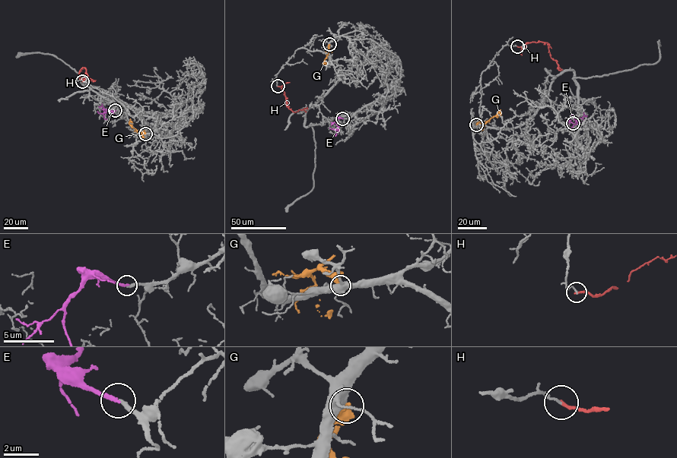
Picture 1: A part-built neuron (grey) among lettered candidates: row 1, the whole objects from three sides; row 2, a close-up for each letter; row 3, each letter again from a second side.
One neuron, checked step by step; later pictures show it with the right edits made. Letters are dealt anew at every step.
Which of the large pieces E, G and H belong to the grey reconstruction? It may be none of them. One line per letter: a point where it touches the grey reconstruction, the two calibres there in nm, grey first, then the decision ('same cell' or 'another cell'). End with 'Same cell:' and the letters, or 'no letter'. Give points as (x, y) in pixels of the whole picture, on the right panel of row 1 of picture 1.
E: meets grey at (573, 123); 240 nm thick on the grey side, 240 nm on the other; same cell
G: meets grey at (476, 124); 480 nm thick on the grey side, 420 nm on the other; another cell
H: meets grey at (517, 46); 130 nm thick on the grey side, 160 nm on the other; another cell
Same cell: E

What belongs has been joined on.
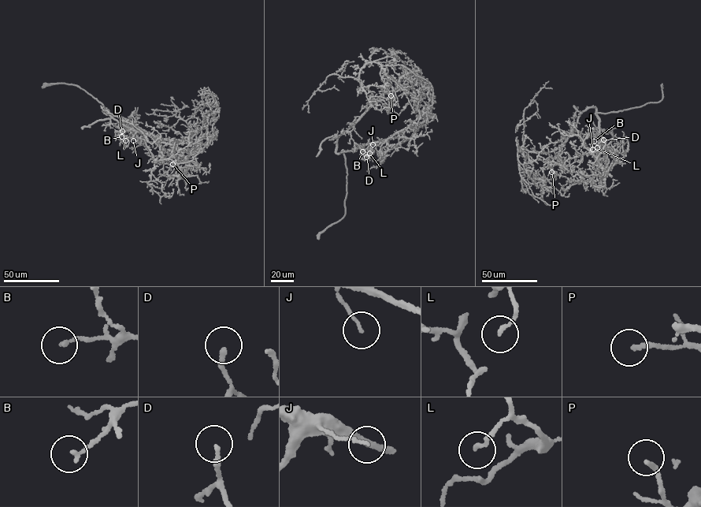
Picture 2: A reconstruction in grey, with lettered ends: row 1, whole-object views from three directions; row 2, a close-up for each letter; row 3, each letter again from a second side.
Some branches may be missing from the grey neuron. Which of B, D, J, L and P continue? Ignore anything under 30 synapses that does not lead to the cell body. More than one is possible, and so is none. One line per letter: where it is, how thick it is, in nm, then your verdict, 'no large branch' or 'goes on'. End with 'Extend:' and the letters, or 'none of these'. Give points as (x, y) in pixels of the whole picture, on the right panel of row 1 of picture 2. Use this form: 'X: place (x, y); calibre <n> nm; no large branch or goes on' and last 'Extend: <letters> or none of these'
B: place (594, 141); calibre 150 nm; no large branch
D: place (603, 139); calibre 180 nm; no large branch
J: place (592, 149); calibre 100 nm; no large branch
L: place (597, 147); calibre 130 nm; no large branch
P: place (551, 172); calibre 180 nm; goes on
Extend: P

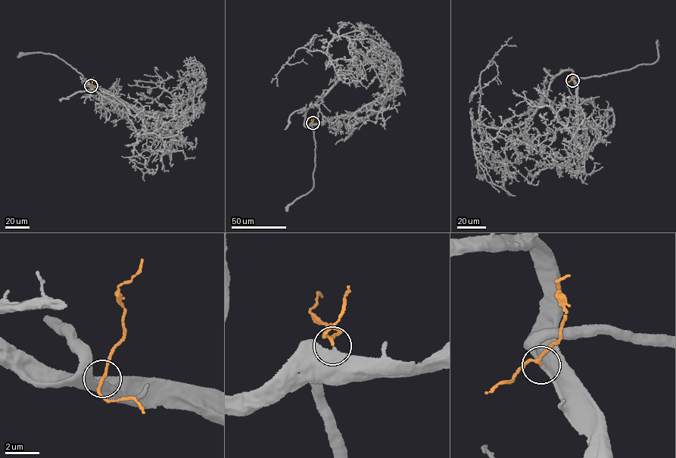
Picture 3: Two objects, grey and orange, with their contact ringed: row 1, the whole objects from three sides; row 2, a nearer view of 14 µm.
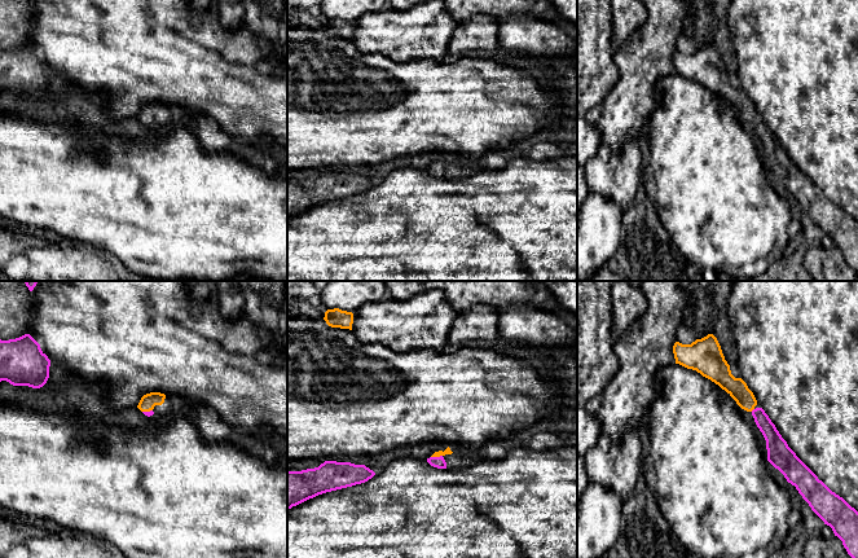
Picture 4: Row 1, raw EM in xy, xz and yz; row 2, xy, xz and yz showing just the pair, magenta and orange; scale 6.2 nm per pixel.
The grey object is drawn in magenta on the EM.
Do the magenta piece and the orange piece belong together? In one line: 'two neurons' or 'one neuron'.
one neuron

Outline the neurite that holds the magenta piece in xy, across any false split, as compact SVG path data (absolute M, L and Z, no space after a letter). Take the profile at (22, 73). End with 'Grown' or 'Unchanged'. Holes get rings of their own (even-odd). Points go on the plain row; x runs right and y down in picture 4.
M30 44L0 49L0 92L40 98L49 88L49 76L50 70Z. Unchanged

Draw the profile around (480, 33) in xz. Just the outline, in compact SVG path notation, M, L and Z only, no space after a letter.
M476 16L466 22L458 22L448 45L452 54L465 56L476 49L498 49L498 22L493 17Z

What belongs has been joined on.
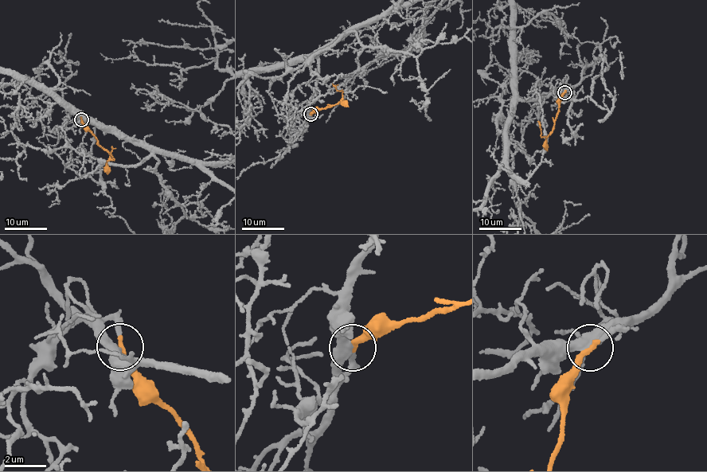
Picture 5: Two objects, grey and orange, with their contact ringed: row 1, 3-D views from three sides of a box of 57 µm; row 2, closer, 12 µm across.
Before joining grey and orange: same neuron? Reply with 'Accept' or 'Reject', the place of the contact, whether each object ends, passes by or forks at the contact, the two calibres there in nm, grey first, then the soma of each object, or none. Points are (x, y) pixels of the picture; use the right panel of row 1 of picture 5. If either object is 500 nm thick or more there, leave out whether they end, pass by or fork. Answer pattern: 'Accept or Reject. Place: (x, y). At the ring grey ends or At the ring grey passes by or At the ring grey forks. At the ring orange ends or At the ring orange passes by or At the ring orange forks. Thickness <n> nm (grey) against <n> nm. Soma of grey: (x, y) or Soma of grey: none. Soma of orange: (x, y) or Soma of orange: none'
Accept. Place: (564, 92). At the ring grey passes by. At the ring orange ends. Thickness 440 nm (grey) against 300 nm. Soma of grey: none. Soma of orange: none

